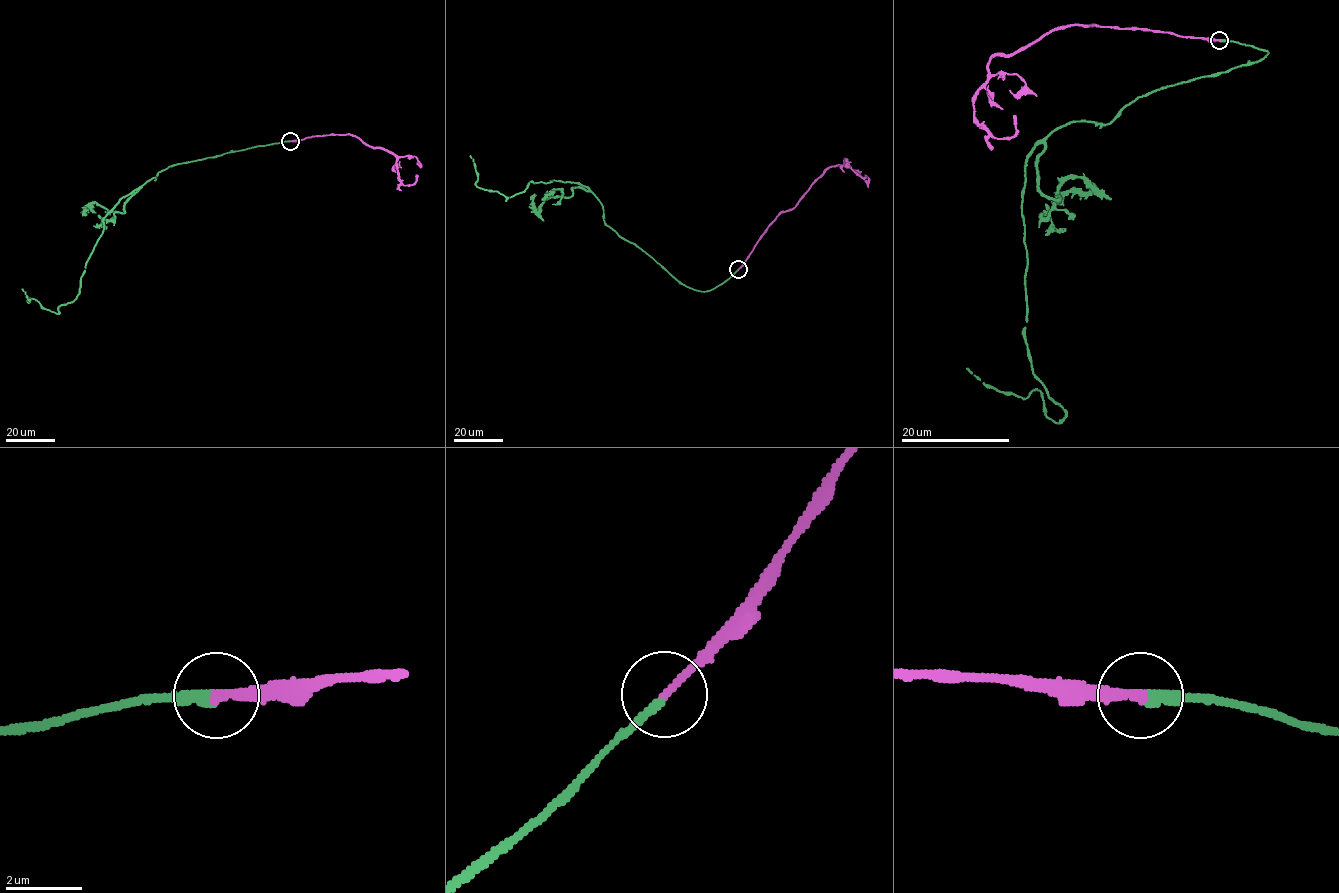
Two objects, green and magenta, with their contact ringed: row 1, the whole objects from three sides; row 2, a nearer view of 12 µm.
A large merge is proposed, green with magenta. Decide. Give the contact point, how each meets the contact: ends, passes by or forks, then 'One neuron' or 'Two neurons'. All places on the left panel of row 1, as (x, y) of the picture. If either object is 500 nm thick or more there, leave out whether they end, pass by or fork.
Place: (290, 141). At the ring green ends. At the ring magenta ends. One neuron

